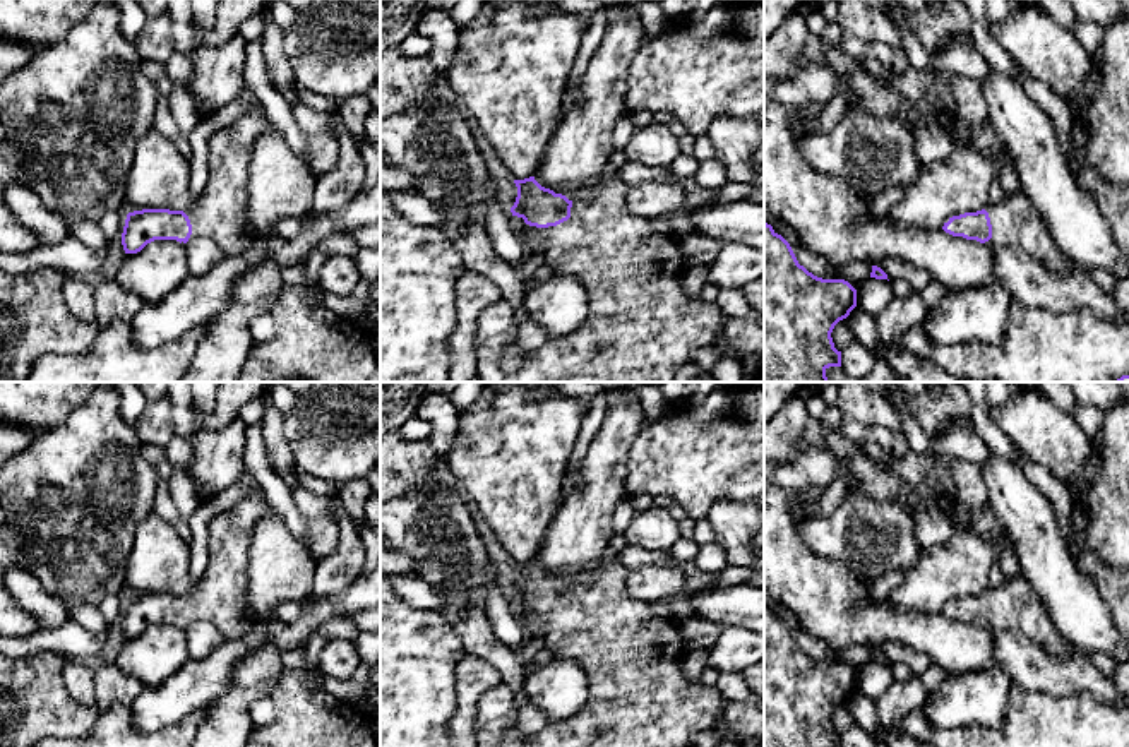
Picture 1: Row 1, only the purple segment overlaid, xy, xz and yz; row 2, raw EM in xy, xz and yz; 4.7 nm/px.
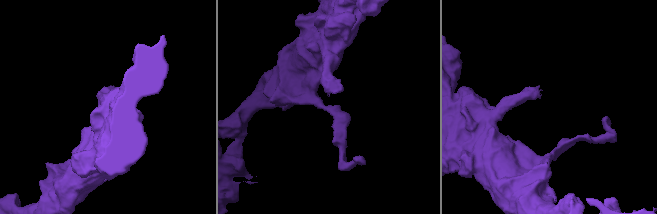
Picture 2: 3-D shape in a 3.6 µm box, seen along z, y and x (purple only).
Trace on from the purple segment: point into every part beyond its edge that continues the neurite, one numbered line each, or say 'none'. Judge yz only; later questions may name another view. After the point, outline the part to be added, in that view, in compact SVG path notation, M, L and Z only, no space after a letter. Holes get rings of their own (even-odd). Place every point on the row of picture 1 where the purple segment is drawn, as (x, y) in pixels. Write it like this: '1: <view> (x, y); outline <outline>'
1: yz (1015, 221); outline M1023 192L1006 194L1002 202L989 202L992 238L989 247L1016 247L1036 259L1047 271L1066 276L1076 264L1055 245L1045 221Z

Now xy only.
1: xy (220, 213); outline M260 106L250 108L209 140L209 178L199 197L183 211L192 235L207 236L228 255L238 255L252 243L247 233L248 168L259 137L272 123Z

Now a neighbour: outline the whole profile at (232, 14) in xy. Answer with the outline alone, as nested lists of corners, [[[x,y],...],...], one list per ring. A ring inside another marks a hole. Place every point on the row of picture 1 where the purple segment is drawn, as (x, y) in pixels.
[[[219,0],[216,22],[204,36],[202,45],[218,46],[228,43],[238,34],[240,26],[257,12],[260,12],[269,0]]]

